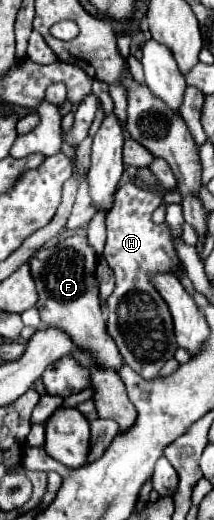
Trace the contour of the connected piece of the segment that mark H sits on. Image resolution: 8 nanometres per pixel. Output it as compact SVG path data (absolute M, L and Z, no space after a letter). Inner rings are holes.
M132 183L118 187L112 211L106 215L108 241L104 259L116 275L116 289L108 297L108 333L116 341L126 365L130 365L144 379L160 377L160 369L174 357L178 345L174 339L172 315L158 289L152 285L156 273L172 273L180 259L174 247L172 231L166 223L156 225L152 211L158 207L158 195L138 189Z

